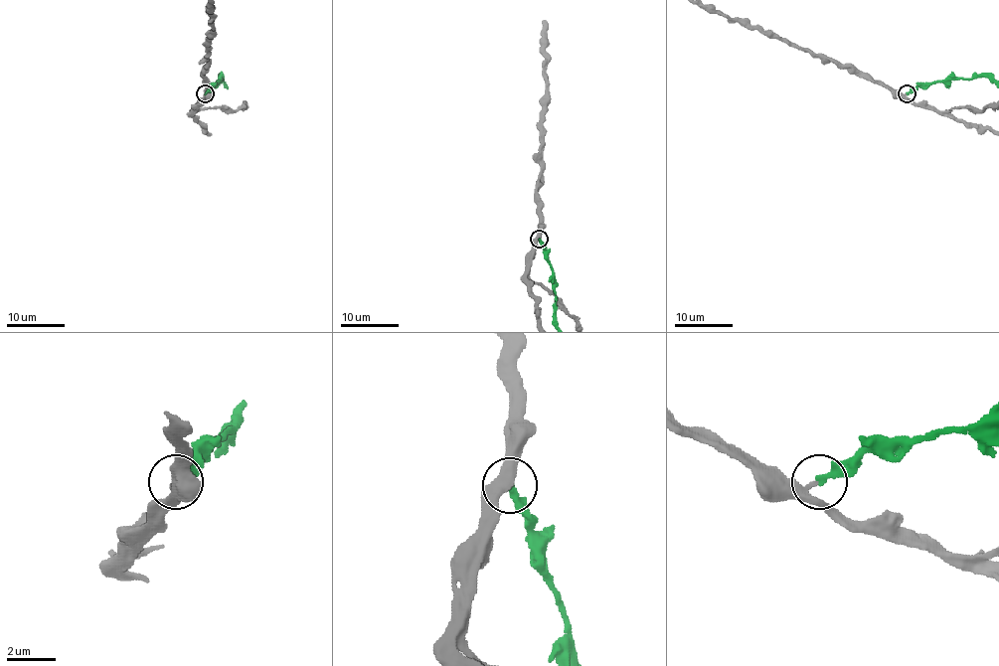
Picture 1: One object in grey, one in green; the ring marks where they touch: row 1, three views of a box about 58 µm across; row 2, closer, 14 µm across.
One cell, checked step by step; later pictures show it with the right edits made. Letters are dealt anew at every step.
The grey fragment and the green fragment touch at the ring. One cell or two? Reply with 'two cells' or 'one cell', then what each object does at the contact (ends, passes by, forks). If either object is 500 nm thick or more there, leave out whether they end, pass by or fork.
one cell; grey passes by; green ends there

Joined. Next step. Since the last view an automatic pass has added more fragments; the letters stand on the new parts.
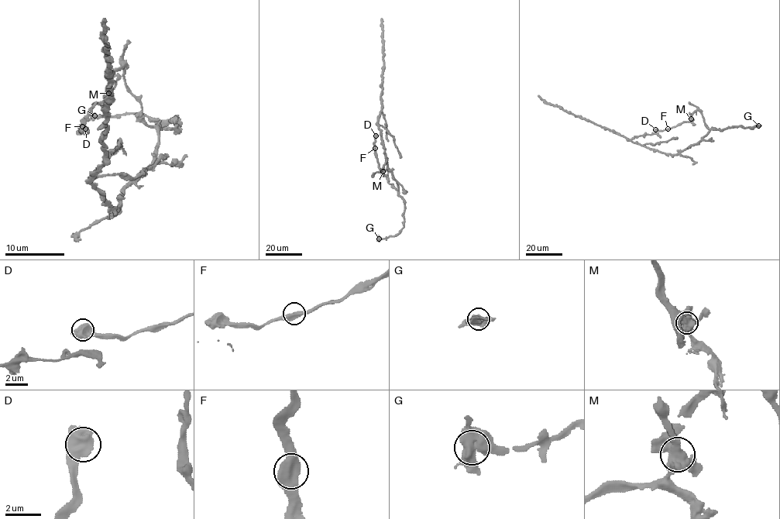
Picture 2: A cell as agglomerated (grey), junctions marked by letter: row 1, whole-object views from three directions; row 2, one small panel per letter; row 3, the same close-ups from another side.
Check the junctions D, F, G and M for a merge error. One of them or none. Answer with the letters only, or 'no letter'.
M

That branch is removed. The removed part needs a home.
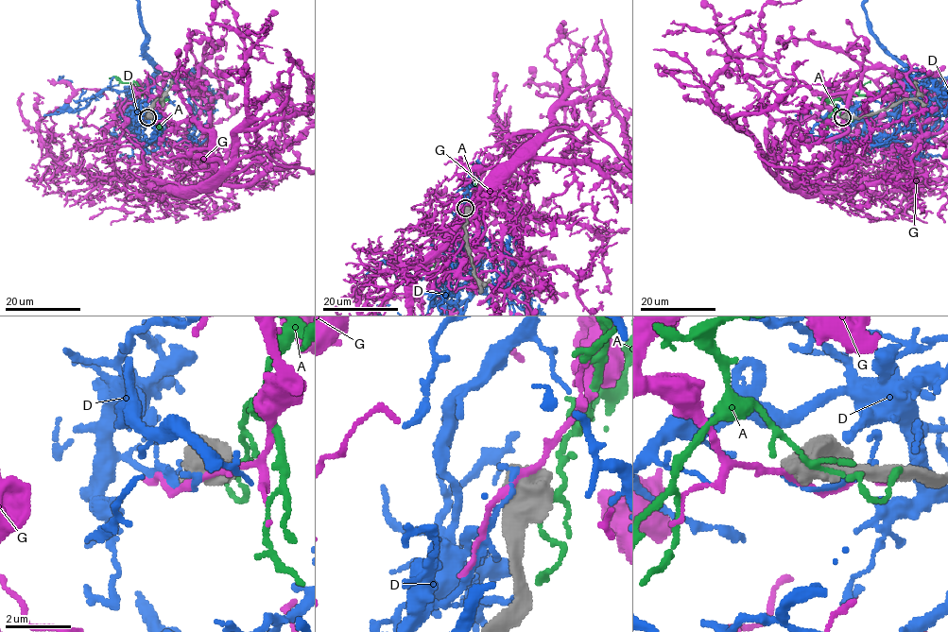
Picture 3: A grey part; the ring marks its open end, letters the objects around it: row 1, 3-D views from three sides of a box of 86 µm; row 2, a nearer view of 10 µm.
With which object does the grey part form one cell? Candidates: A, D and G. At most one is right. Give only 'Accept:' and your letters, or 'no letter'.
Accept: no letter

